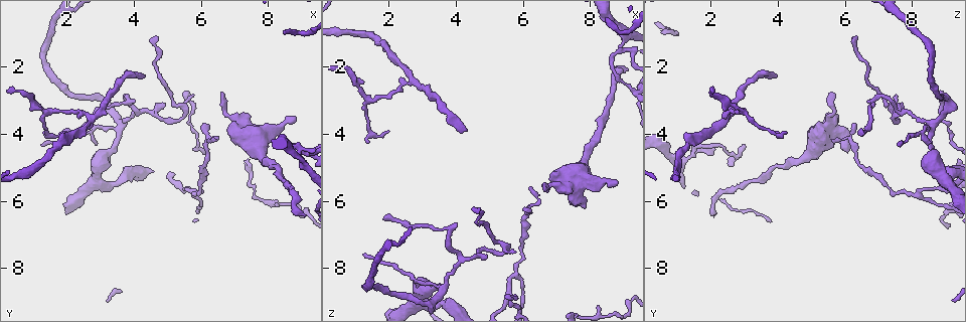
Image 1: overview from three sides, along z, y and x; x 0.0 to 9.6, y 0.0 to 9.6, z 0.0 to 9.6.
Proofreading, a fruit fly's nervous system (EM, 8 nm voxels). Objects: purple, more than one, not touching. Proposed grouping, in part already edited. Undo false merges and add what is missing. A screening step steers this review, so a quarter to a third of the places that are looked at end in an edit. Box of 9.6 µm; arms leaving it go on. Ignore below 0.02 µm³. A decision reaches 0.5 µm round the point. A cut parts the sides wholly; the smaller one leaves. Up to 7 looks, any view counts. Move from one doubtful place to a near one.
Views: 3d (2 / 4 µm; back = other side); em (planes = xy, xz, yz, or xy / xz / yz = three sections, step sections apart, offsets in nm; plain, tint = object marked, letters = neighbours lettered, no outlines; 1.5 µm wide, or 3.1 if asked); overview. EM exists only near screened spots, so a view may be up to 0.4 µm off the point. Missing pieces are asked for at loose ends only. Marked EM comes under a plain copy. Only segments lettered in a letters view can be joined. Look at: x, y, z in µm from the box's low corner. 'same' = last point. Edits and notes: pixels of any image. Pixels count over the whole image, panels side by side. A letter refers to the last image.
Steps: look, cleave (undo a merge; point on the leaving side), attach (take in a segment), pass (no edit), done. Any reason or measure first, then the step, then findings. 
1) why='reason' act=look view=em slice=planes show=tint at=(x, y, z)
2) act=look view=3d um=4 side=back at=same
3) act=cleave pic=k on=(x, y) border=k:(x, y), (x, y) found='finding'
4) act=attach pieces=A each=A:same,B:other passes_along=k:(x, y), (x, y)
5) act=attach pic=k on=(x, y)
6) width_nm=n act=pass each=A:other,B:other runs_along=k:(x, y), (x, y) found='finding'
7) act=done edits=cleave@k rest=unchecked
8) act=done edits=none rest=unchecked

why='tapers out' act=look view=em slice=planes show=letters at=(9.05, 6.45, 2.15)

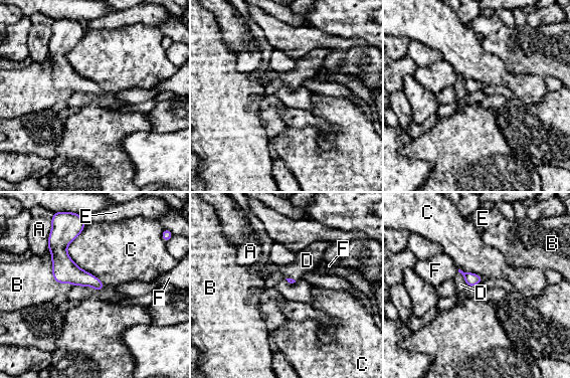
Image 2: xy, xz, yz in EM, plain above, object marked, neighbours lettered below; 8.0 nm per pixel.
longest_contact=C:500nm act=attach pieces=D each=A:other,B:other,C:other,D:same,E:other,F:other found='the cell continues'

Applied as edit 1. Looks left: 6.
act=look view=overview

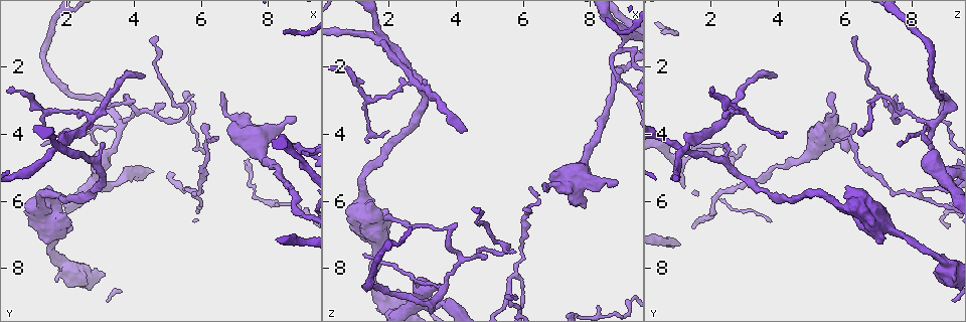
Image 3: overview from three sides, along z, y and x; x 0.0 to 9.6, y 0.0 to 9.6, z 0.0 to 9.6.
why='free end' act=look view=em slice=planes show=letters at=(8.85, 3.45, 5.45)

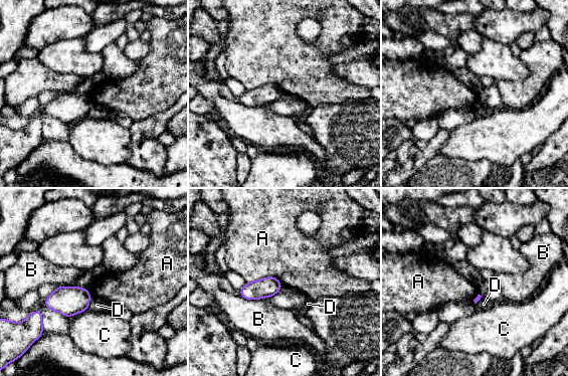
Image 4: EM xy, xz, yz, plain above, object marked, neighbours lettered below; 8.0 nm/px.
longest_contact=A:280nm act=pass each=A:other,B:other,C:other,D:other border=4:(246, 282), (274, 276), (281, 285) found='no lettered segment goes on from it'

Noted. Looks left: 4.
why='tapers out' act=look view=em slice=planes show=letters at=(6.05, 3.65, 6.30)

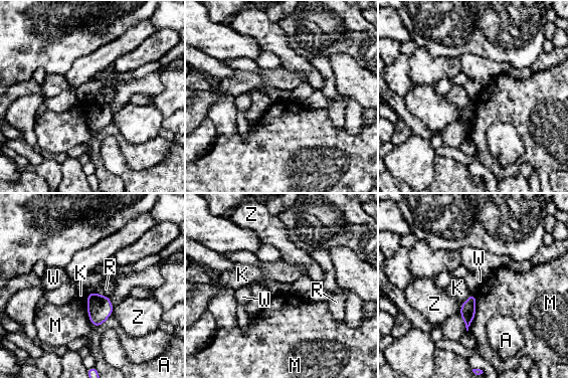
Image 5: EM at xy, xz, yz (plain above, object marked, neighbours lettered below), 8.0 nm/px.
longest_contact=M:280nm act=pass each=A:other,K:other,M:other,R:other,W:other,Z:other found='no lettered segment goes on from it'

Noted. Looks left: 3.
act=done edits=attach@2 rest=unchecked

